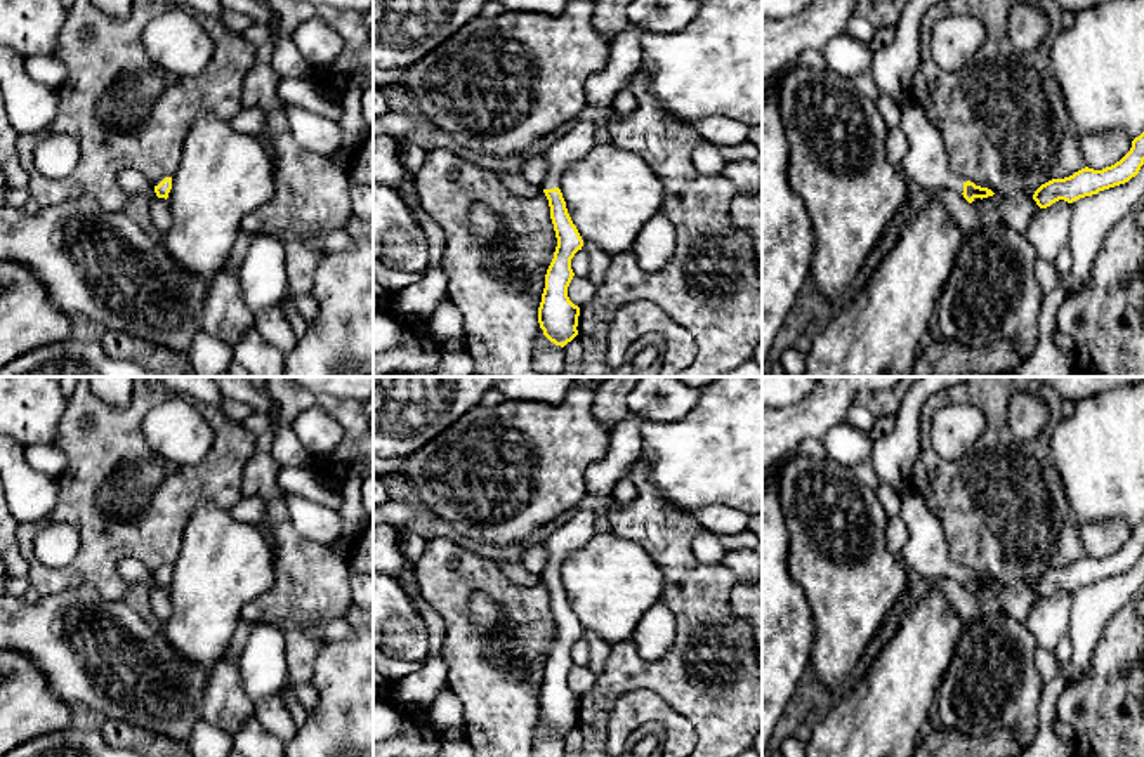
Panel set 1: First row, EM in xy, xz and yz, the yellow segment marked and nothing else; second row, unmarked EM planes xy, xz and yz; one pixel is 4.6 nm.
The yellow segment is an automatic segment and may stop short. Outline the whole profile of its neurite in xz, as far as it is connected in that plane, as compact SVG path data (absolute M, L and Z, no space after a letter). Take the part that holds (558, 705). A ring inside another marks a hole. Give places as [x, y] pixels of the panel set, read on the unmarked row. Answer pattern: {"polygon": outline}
{"polygon": "M582 509L542 543L549 556L543 582L549 589L557 635L545 663L538 712L543 724L561 736L578 724L580 696L569 689L568 675L575 665L571 648L582 639L583 629L568 602L559 569L568 556L580 550L594 536L597 516L599 512L592 509Z"}

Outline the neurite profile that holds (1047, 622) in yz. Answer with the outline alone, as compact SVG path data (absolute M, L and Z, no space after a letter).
M1059 589L1042 597L1031 609L1024 625L1036 639L1038 648L1055 651L1059 641L1068 635L1071 615L1071 592Z

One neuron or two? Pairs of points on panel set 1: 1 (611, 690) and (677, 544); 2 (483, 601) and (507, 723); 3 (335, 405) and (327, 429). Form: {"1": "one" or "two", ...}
{"1": "one", "2": "two", "3": "two"}

